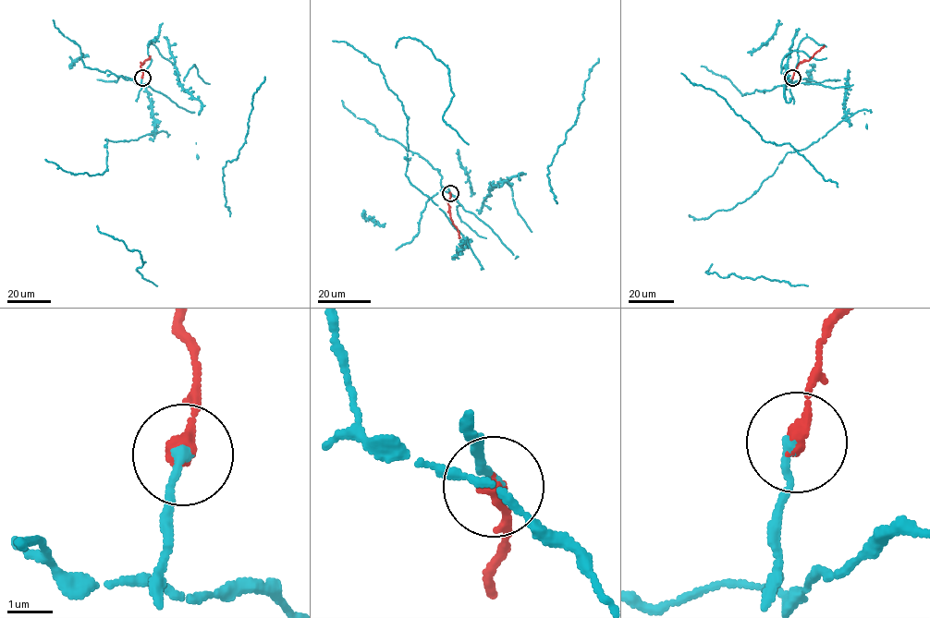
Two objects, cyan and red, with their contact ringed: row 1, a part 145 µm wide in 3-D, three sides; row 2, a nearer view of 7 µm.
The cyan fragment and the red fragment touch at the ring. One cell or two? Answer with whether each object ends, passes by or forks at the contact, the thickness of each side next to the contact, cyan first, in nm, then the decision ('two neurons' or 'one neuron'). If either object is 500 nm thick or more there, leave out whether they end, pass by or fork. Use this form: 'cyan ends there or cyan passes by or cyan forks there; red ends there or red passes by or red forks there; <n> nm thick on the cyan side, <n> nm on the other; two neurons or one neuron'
cyan ends there; red ends there; 200 nm thick on the cyan side, 360 nm on the other; two neurons

